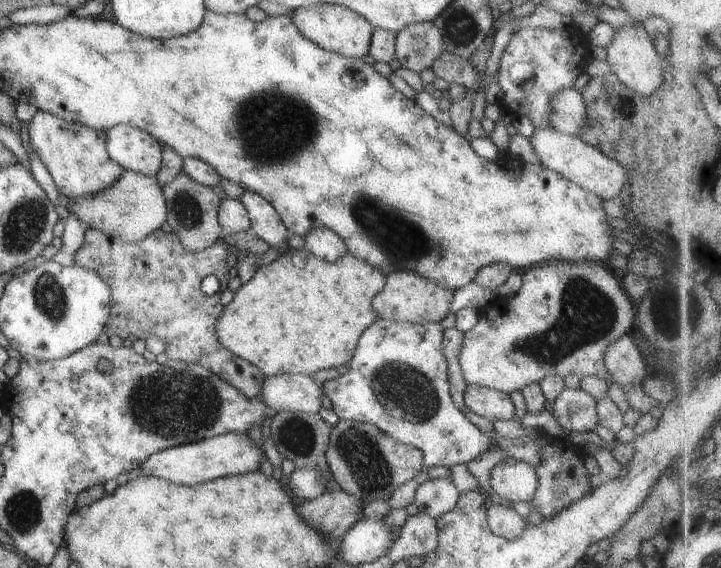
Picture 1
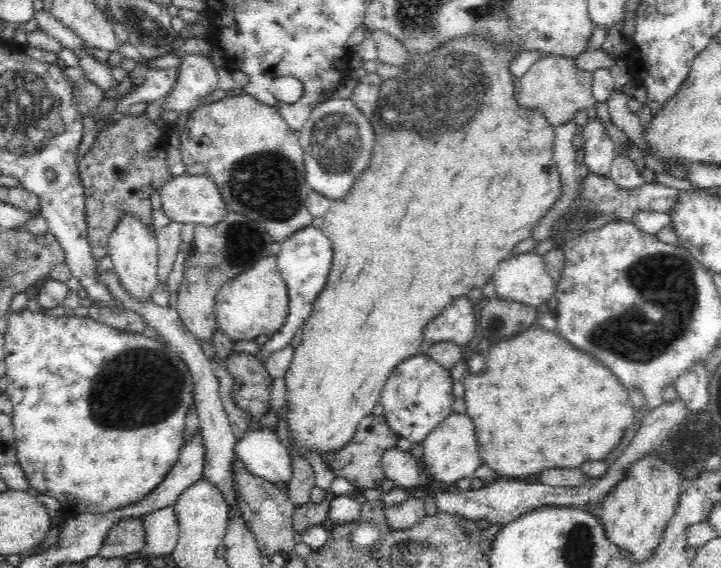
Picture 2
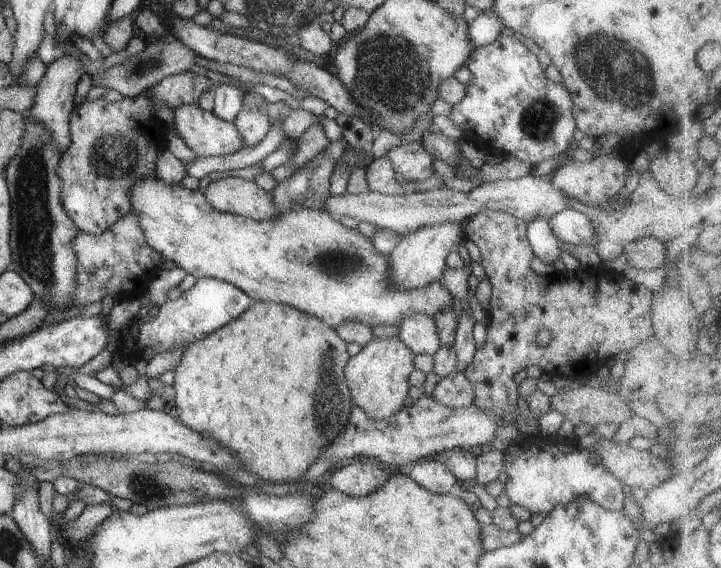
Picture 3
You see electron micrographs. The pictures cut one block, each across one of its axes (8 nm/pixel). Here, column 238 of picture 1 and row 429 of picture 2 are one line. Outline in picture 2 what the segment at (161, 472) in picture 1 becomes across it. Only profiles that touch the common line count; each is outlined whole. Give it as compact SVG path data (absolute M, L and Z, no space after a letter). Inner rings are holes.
M451 413L432 432L426 435L423 443L423 456L420 458L425 464L428 477L433 483L443 489L456 489L456 483L461 478L469 478L483 463L479 455L474 423L466 414Z

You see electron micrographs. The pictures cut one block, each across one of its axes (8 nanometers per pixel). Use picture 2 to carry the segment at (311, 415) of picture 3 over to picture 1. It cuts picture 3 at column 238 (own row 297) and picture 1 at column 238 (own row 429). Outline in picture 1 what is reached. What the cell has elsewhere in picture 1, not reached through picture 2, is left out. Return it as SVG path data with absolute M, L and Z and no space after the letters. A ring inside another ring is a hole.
M288 247L269 264L261 265L251 280L241 283L233 300L223 307L215 322L217 342L231 354L247 360L264 376L293 373L311 375L319 369L337 368L348 363L357 341L376 318L371 299L386 283L386 276L375 266L345 252L337 262L321 262L305 250Z

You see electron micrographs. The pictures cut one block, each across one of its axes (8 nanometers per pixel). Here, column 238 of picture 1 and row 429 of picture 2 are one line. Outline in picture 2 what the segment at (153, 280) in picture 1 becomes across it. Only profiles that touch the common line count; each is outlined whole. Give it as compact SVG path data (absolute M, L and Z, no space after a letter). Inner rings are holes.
M370 414L359 422L354 438L344 448L336 452L324 453L321 457L337 477L348 479L355 488L378 488L386 480L385 472L381 467L382 452L397 446L398 440L399 436L390 428L384 415Z

